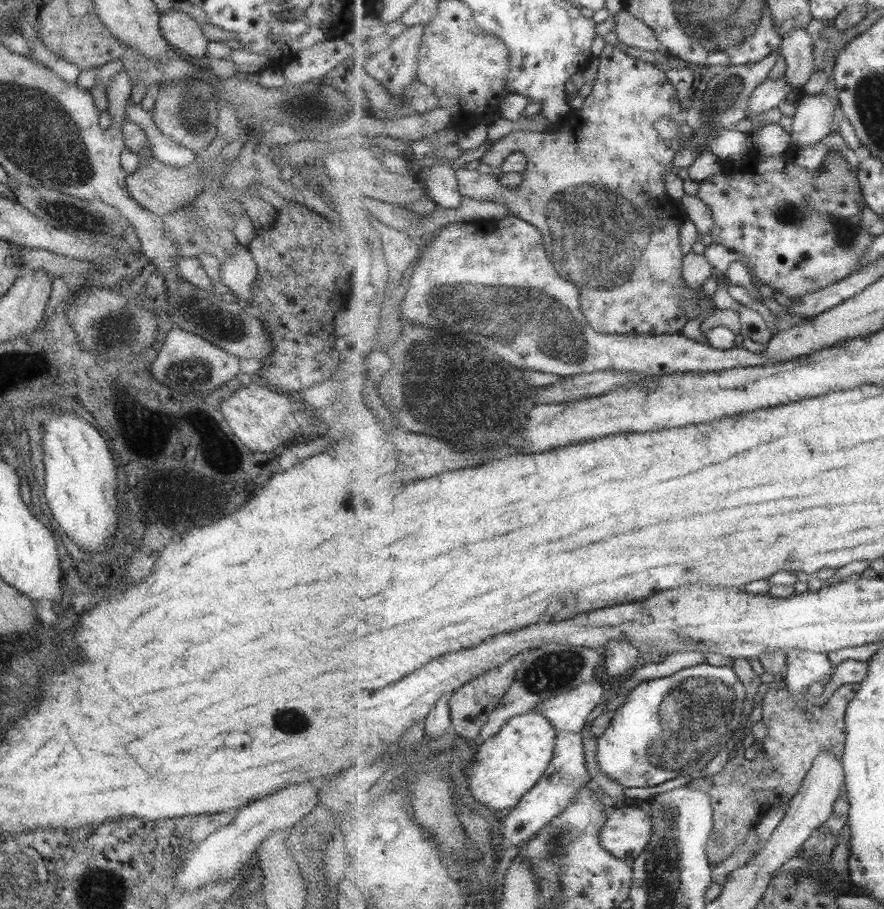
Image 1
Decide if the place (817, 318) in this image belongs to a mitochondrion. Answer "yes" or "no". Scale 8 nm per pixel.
no

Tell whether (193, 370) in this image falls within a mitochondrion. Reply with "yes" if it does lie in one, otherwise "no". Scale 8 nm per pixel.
yes

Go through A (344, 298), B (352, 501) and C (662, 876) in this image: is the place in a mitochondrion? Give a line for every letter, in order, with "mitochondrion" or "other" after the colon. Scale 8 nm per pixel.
A: other
B: mitochondrion
C: mitochondrion

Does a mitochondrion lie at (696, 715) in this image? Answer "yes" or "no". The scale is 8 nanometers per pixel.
yes

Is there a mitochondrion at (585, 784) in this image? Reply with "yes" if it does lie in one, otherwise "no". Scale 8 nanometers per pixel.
no

